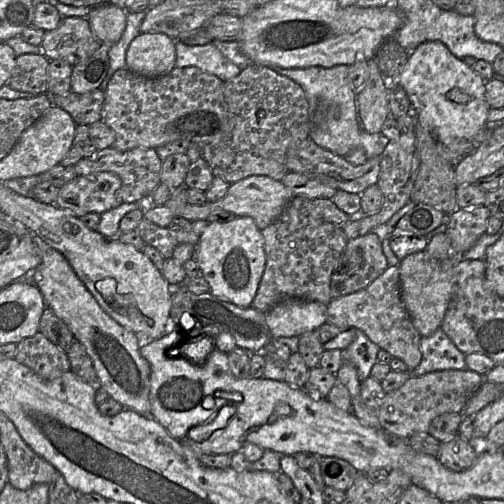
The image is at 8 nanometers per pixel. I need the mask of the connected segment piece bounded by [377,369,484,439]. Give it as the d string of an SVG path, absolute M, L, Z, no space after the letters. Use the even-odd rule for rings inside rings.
M444 370L411 377L398 389L386 393L377 415L382 429L391 435L403 439L409 439L412 435L420 432L428 432L431 422L444 413L461 413L469 398L479 389L484 382L483 375L465 370Z

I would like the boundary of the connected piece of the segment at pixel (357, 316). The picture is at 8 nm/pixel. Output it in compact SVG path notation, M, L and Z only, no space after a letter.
M389 266L366 288L332 299L327 305L327 322L361 330L382 350L404 361L408 367L407 372L414 370L421 362L419 342L422 336L401 301L398 266Z

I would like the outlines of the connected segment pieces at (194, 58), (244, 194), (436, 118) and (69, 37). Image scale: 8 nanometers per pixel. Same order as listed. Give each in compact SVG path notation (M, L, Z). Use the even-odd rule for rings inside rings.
M175 40L175 66L196 67L226 82L241 72L241 68L232 63L211 42L204 45L187 45Z
M251 175L230 184L221 208L236 216L251 217L262 230L280 216L292 196L281 180Z
M428 41L417 46L396 83L406 91L416 121L427 126L442 146L459 139L475 139L488 128L490 106L486 99L486 80L462 59L455 57L440 41ZM451 89L465 91L470 101L459 104L449 100L447 93Z
M62 17L55 29L45 31L40 48L49 60L59 59L74 66L100 45L86 17Z

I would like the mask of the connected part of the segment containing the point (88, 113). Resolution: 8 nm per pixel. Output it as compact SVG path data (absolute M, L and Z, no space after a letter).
M100 88L84 94L76 94L71 91L65 95L51 96L53 104L68 112L76 124L91 125L102 120L102 110L104 106L105 93Z

